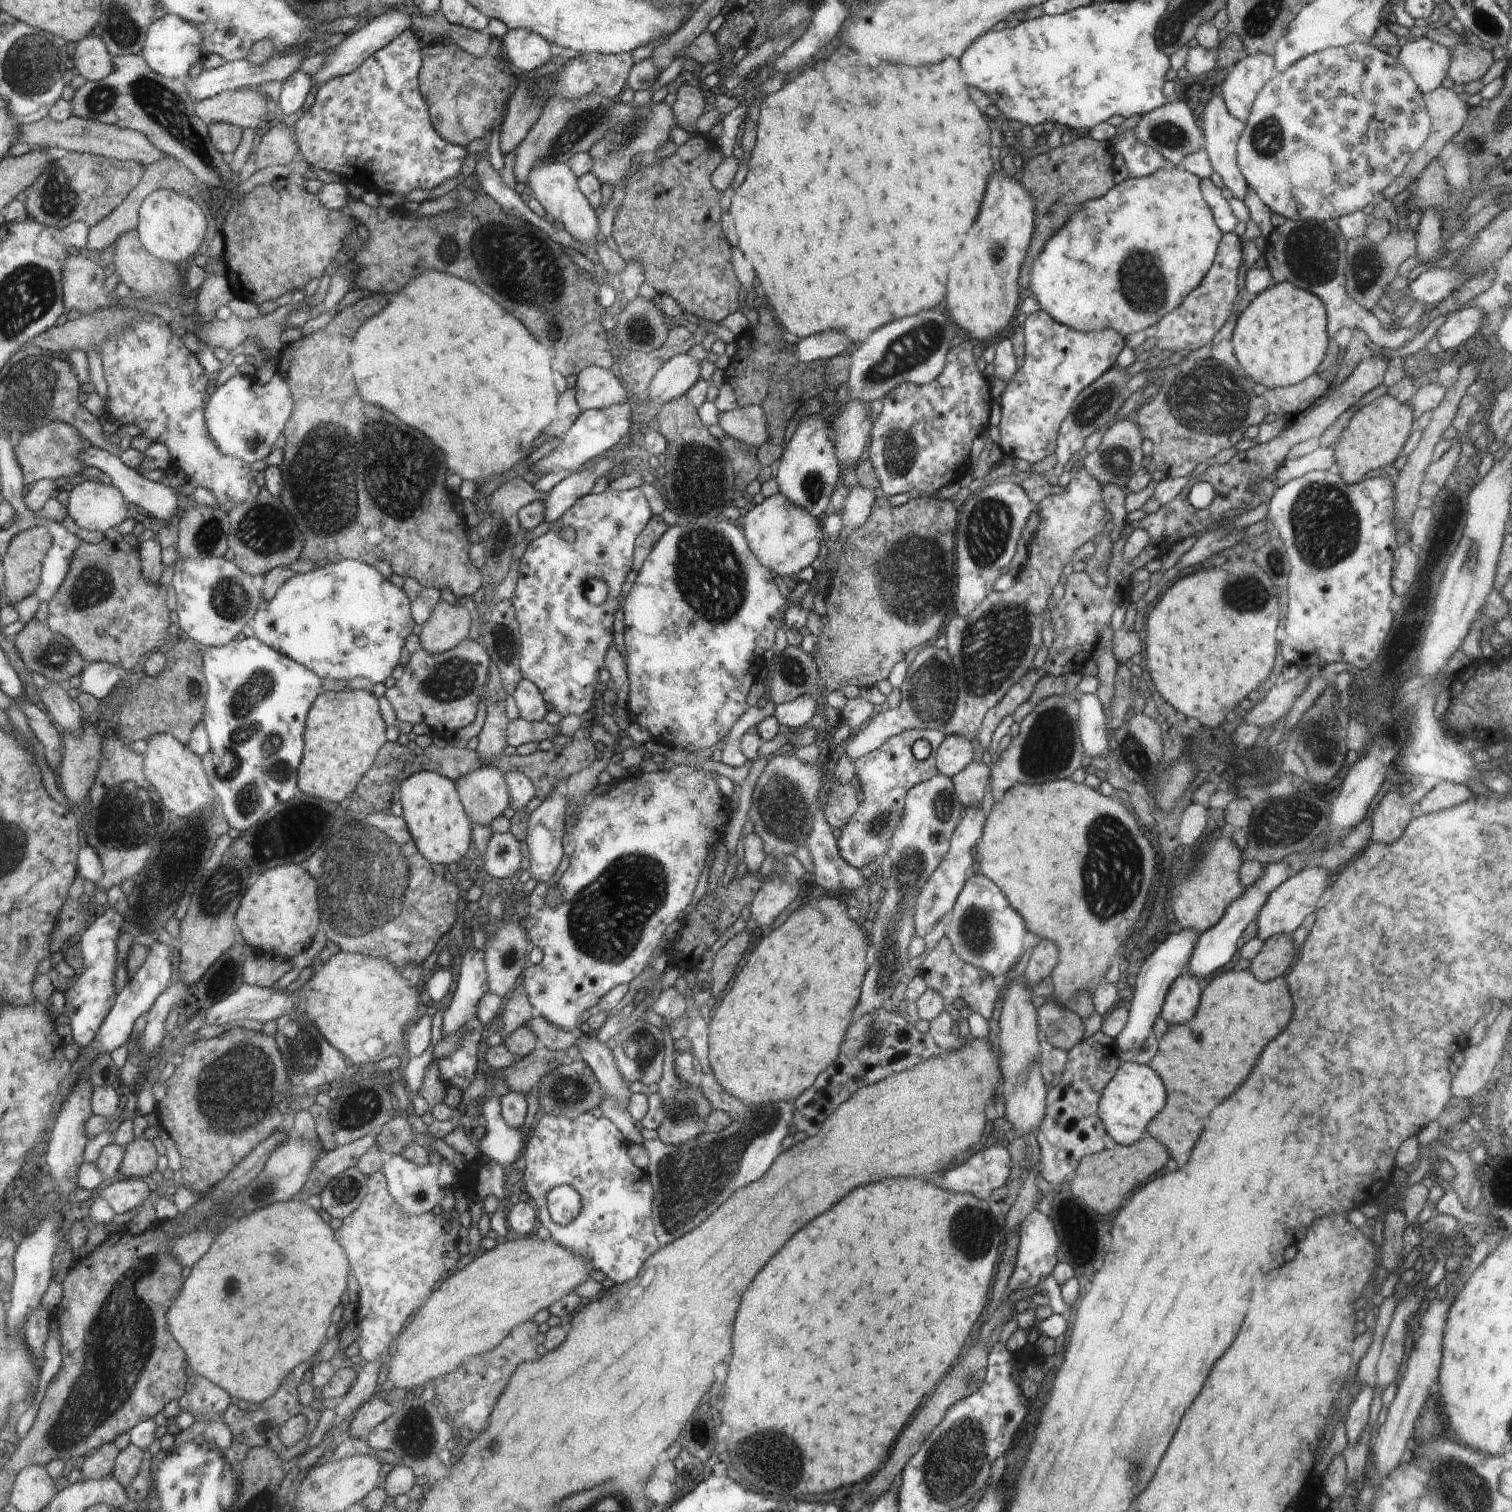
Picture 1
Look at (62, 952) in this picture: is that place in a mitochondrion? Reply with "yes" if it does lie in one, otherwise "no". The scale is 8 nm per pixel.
no

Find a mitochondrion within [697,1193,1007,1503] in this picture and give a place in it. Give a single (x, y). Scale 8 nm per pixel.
(770, 1454)

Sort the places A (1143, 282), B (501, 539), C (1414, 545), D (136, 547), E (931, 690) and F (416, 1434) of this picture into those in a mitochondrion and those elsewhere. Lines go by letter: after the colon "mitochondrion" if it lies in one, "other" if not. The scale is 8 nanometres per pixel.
A: mitochondrion
B: mitochondrion
C: other
D: other
E: mitochondrion
F: mitochondrion

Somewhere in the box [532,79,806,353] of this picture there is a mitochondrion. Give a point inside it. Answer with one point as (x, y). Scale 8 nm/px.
(590, 122)

